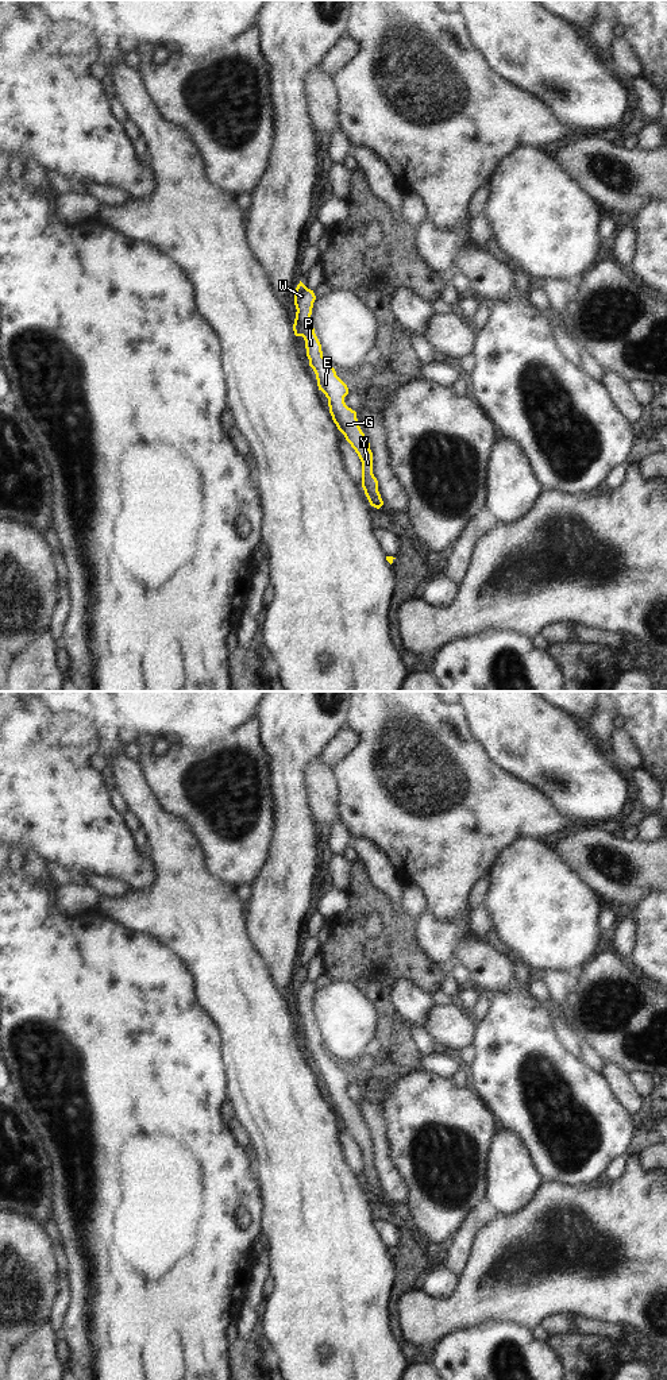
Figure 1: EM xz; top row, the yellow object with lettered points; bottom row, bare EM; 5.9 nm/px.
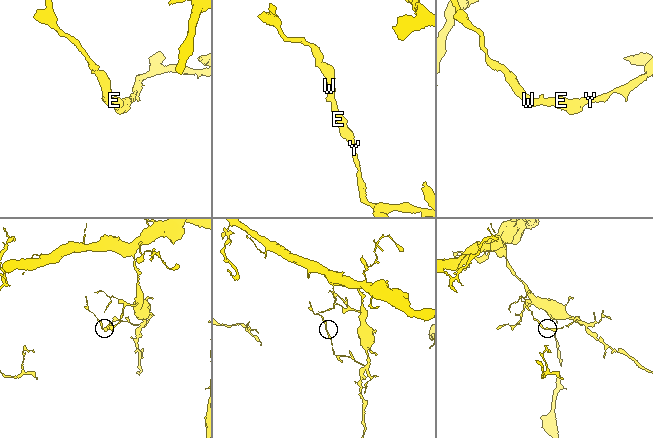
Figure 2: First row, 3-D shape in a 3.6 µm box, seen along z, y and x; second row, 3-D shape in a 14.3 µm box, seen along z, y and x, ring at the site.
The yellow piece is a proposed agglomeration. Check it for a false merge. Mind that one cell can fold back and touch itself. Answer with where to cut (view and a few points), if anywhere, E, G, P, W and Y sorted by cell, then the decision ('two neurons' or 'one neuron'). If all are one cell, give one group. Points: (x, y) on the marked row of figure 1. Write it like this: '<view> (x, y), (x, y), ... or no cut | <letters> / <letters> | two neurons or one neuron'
no cut | E G P W Y | one neuron

